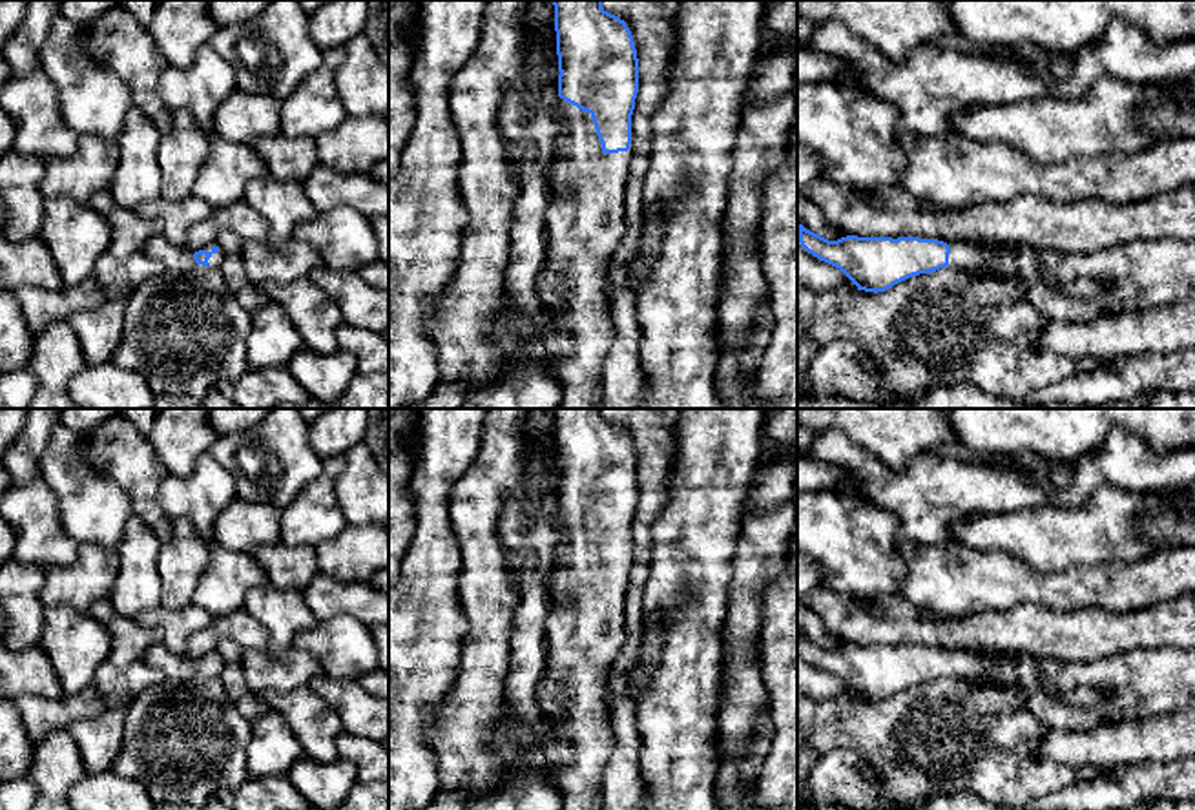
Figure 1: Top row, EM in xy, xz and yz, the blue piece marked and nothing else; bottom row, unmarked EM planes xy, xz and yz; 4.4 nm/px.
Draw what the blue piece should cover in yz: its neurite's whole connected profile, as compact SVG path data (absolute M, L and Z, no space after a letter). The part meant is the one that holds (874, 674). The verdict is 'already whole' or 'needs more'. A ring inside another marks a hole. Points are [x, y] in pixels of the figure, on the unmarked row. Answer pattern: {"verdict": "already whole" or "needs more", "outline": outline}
{"verdict": "needs more", "outline": "M799 633L801 655L836 677L865 701L885 701L894 693L945 675L971 682L1031 688L1040 682L1036 657L1011 653L985 657L974 651L947 653L920 646L857 646L828 649Z"}

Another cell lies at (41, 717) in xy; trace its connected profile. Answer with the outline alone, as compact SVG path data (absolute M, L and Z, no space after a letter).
M93 684L75 695L64 695L57 701L47 701L36 695L22 695L15 701L15 704L33 742L68 730L77 721L95 719L109 708Z

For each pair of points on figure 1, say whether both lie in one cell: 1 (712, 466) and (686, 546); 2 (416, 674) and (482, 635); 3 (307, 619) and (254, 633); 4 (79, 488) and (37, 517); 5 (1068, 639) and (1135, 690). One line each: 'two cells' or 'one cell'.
1: one cell
2: two cells
3: two cells
4: two cells
5: two cells

